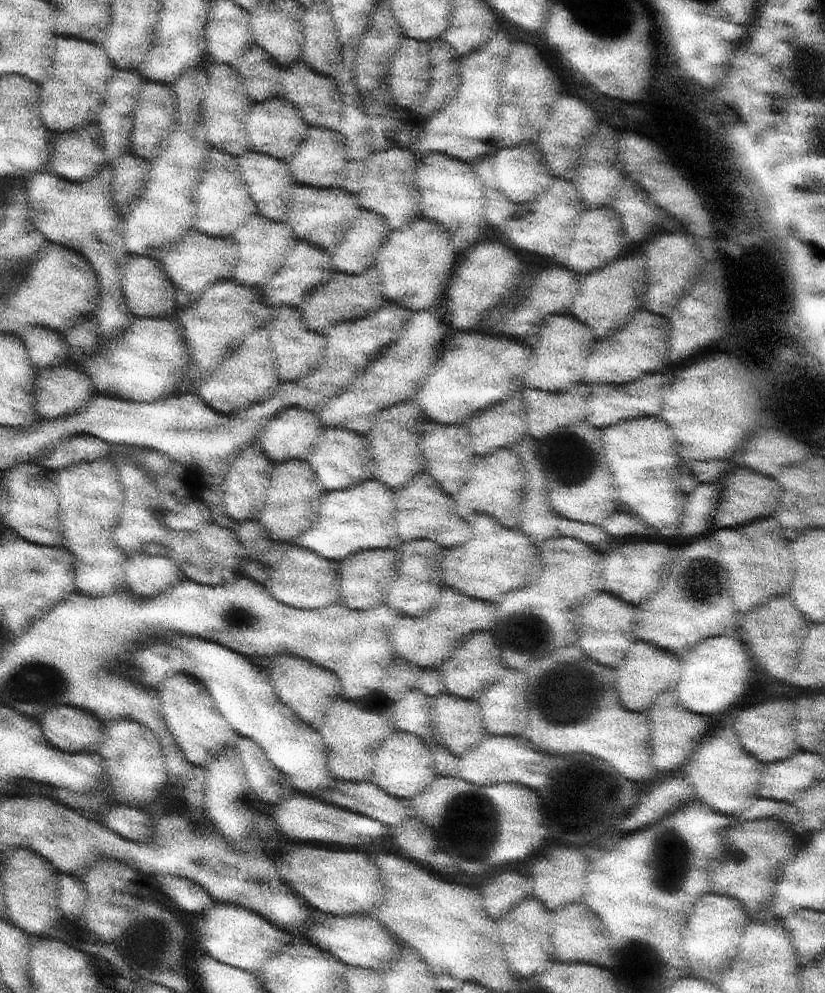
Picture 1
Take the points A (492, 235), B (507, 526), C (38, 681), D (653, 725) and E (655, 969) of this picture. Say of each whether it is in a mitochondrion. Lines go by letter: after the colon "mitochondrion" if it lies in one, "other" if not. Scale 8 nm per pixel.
A: other
B: other
C: mitochondrion
D: other
E: mitochondrion

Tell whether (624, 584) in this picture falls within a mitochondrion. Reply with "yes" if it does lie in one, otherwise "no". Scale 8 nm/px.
no

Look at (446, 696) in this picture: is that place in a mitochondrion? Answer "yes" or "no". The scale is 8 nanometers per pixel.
no

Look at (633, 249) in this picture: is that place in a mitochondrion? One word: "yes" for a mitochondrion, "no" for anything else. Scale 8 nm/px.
no

